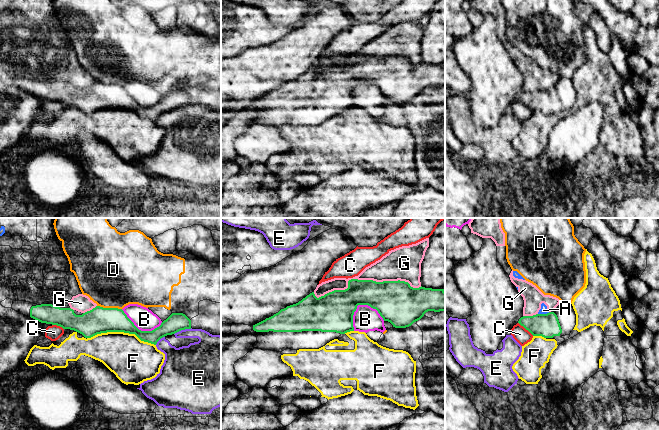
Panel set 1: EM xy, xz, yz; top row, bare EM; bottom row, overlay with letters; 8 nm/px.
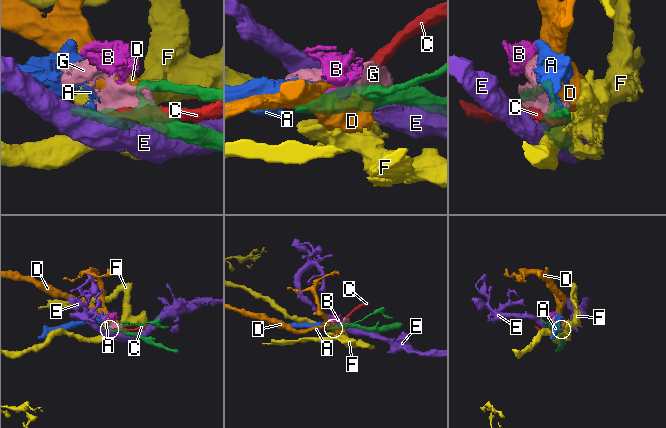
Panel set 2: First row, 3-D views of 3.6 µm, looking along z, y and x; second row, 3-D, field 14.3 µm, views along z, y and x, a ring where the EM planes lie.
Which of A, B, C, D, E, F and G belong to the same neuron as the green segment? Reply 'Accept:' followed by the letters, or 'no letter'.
Accept: no letter

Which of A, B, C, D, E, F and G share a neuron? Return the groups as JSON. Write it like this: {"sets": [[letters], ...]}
{"sets": [["A", "G"], ["B"], ["C"], ["D"], ["E"], ["F"]]}

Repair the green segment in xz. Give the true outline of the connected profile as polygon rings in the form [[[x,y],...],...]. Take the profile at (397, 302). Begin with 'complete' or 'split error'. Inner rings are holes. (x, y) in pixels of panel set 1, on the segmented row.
split error; [[[351,279],[348,281],[348,288],[345,290],[334,290],[317,298],[314,292],[307,295],[296,304],[281,309],[273,316],[252,325],[251,334],[257,337],[254,348],[282,352],[286,349],[319,349],[330,341],[337,339],[342,334],[354,331],[353,315],[358,305],[368,305],[376,309],[384,321],[390,322],[395,328],[406,328],[420,320],[428,311],[445,311],[444,289],[413,288],[405,281],[383,281]]]

